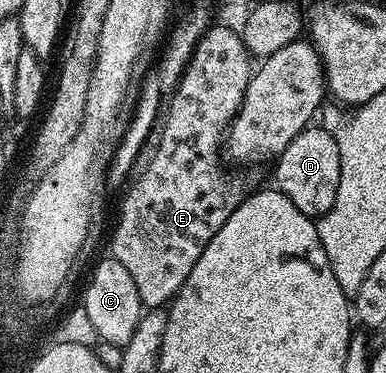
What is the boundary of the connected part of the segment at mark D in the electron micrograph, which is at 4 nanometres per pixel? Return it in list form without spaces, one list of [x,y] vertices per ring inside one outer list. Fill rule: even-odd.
[[[310,125],[300,131],[287,149],[281,151],[276,160],[276,188],[305,216],[318,219],[334,207],[335,194],[339,187],[339,145],[336,134],[329,128]]]

